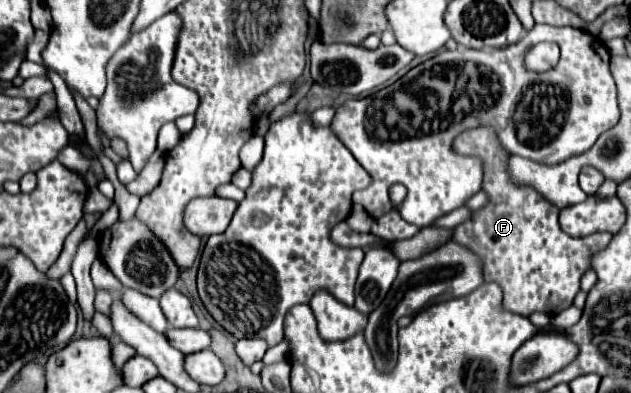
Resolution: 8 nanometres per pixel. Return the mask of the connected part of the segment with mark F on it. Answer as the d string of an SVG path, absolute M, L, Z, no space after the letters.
M475 128L467 130L465 134L457 136L455 150L459 154L479 156L485 162L485 182L483 190L489 194L489 204L475 212L475 216L469 222L463 222L455 228L453 240L461 246L475 252L483 266L485 266L485 282L497 282L503 288L503 308L513 314L529 316L537 310L555 316L561 310L569 308L573 304L575 294L579 292L579 280L583 272L589 268L589 254L595 254L597 250L605 248L611 242L611 234L593 234L583 238L571 238L559 228L559 208L549 204L543 196L539 196L533 188L515 188L509 182L507 174L507 154L501 150L493 130L489 128Z

